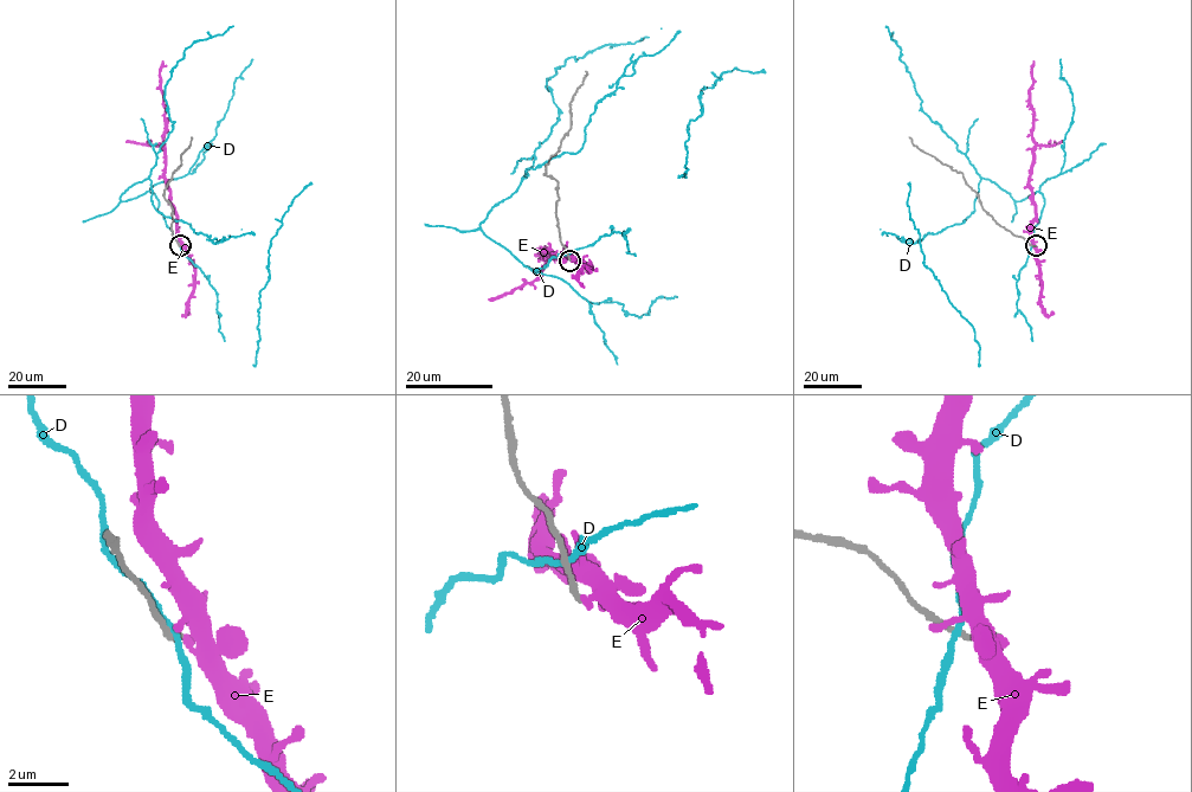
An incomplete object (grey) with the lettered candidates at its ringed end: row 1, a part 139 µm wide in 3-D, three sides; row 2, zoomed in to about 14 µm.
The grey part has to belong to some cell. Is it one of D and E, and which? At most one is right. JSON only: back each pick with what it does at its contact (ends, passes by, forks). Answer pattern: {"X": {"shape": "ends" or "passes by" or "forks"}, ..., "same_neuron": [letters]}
{"same_neuron": []}

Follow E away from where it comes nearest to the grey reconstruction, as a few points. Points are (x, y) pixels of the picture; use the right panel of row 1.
E: (1036, 245), (1031, 234), (1036, 207), (1030, 182), (1035, 145), (1030, 90), (1033, 60)

